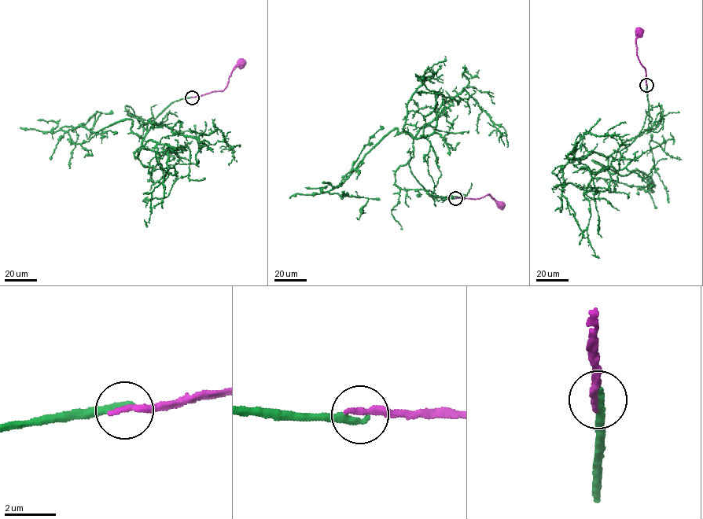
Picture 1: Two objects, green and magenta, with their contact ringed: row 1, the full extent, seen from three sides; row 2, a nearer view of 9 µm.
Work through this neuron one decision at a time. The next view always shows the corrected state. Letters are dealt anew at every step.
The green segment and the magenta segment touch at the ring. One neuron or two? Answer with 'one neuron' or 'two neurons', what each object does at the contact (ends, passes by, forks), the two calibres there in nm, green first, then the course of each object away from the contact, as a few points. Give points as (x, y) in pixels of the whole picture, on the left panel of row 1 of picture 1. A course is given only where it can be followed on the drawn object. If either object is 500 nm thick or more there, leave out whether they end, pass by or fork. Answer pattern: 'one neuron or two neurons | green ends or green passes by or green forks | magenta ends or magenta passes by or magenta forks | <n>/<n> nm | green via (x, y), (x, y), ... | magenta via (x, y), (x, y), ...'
two neurons | green ends | magenta ends | 320/280 nm | green via (192, 97), (141, 126), (143, 138), (126, 119), (96, 133), (60, 129), (101, 112), (86, 134) | magenta via (192, 97), (223, 90), (232, 70), (241, 62)

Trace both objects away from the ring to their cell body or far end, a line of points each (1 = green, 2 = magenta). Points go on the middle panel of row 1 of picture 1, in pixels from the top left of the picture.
1: (455, 198), (433, 196), (420, 184), (408, 163), (413, 137), (394, 128), (329, 192), (368, 199), (356, 218)
2: (455, 197), (479, 198), (489, 194), (501, 204)

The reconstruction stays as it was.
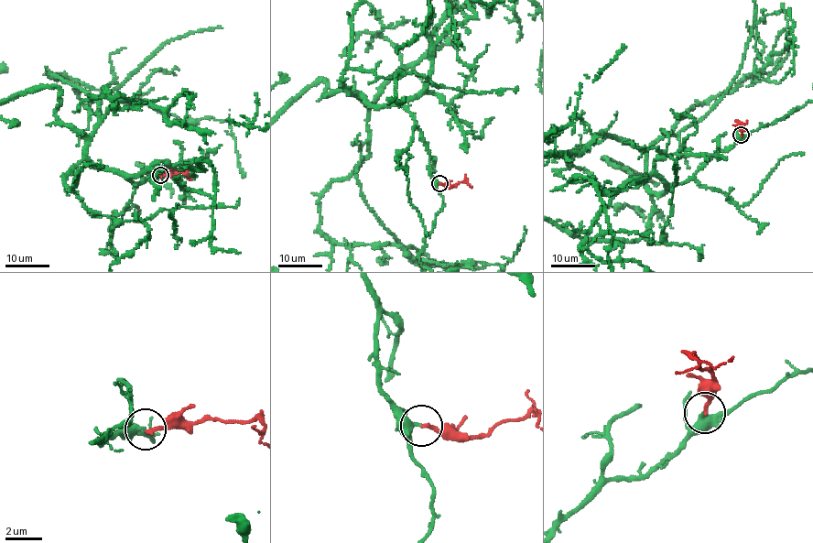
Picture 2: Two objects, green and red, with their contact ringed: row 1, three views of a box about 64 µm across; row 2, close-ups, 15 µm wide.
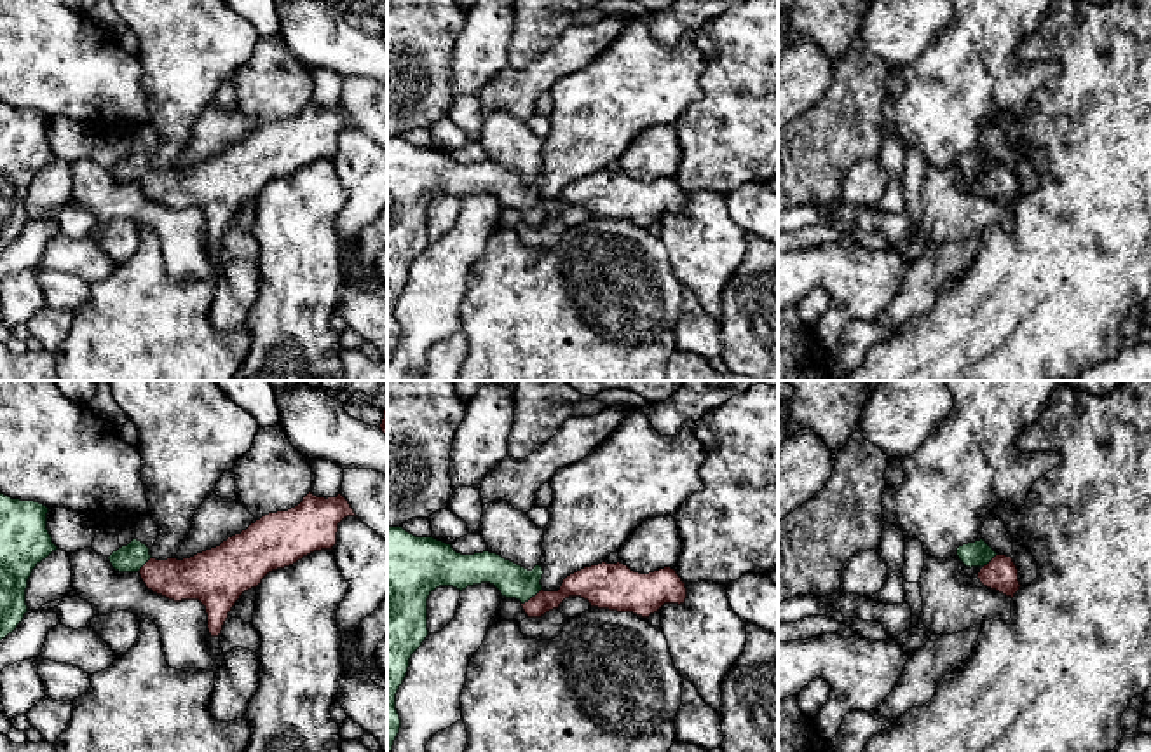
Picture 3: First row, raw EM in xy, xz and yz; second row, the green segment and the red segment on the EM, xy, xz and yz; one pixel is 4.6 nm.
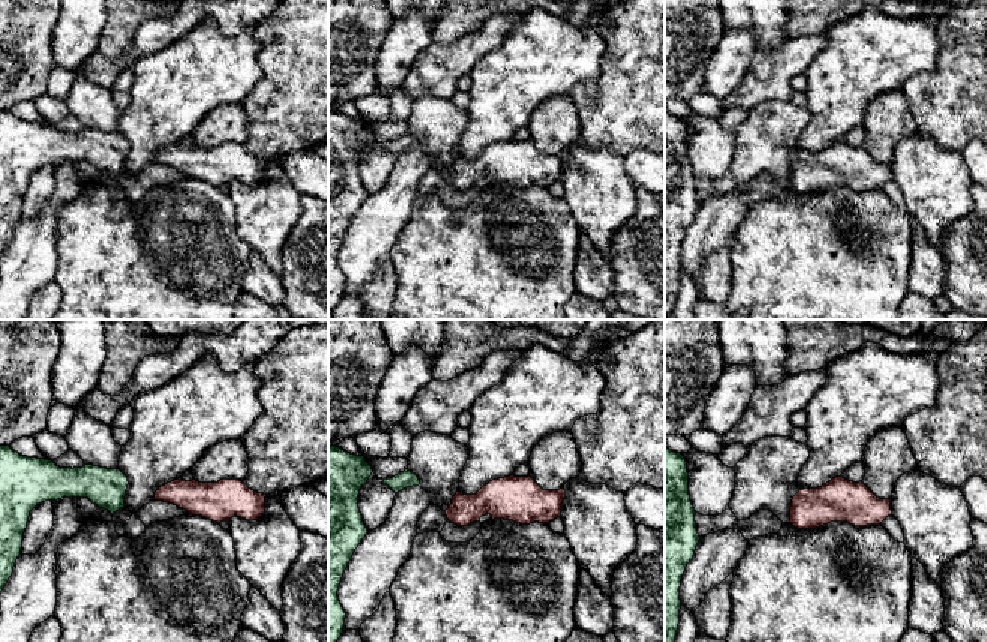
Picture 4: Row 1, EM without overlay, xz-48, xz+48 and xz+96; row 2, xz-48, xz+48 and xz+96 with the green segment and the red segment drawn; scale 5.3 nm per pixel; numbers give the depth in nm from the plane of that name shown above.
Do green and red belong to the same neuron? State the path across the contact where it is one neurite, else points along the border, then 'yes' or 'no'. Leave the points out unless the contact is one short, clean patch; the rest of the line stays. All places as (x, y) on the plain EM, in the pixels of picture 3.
way xz (513, 191), (531, 206), (558, 206), (583, 192); yes

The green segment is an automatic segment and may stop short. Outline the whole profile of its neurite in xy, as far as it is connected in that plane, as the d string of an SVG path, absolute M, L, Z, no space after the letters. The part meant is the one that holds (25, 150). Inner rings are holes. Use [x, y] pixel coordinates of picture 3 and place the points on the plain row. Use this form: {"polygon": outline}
{"polygon": "M0 101L0 250L28 222L26 197L33 178L58 155L47 140L49 117Z"}

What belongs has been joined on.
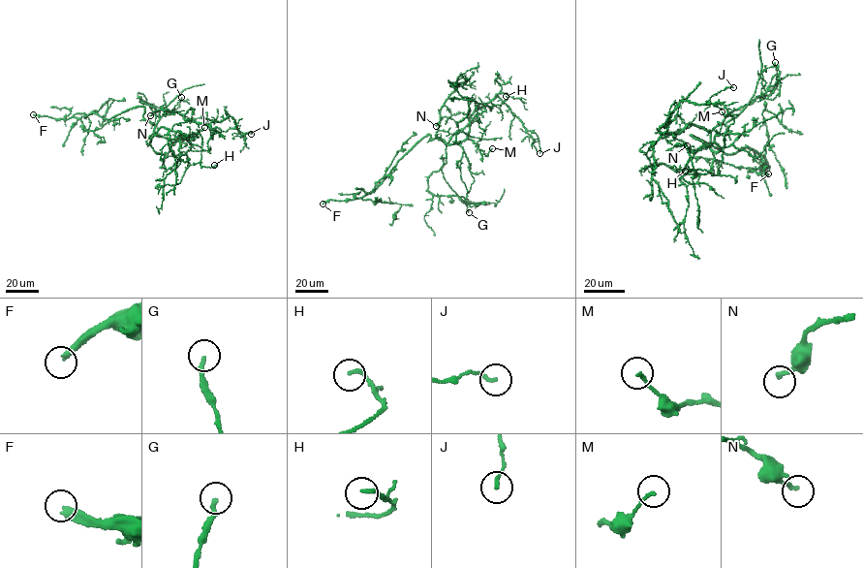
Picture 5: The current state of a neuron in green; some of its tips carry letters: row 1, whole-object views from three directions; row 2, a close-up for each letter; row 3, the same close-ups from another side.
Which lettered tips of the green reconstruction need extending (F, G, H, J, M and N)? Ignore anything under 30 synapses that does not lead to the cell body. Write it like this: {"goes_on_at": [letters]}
{"goes_on_at": ["F"]}

